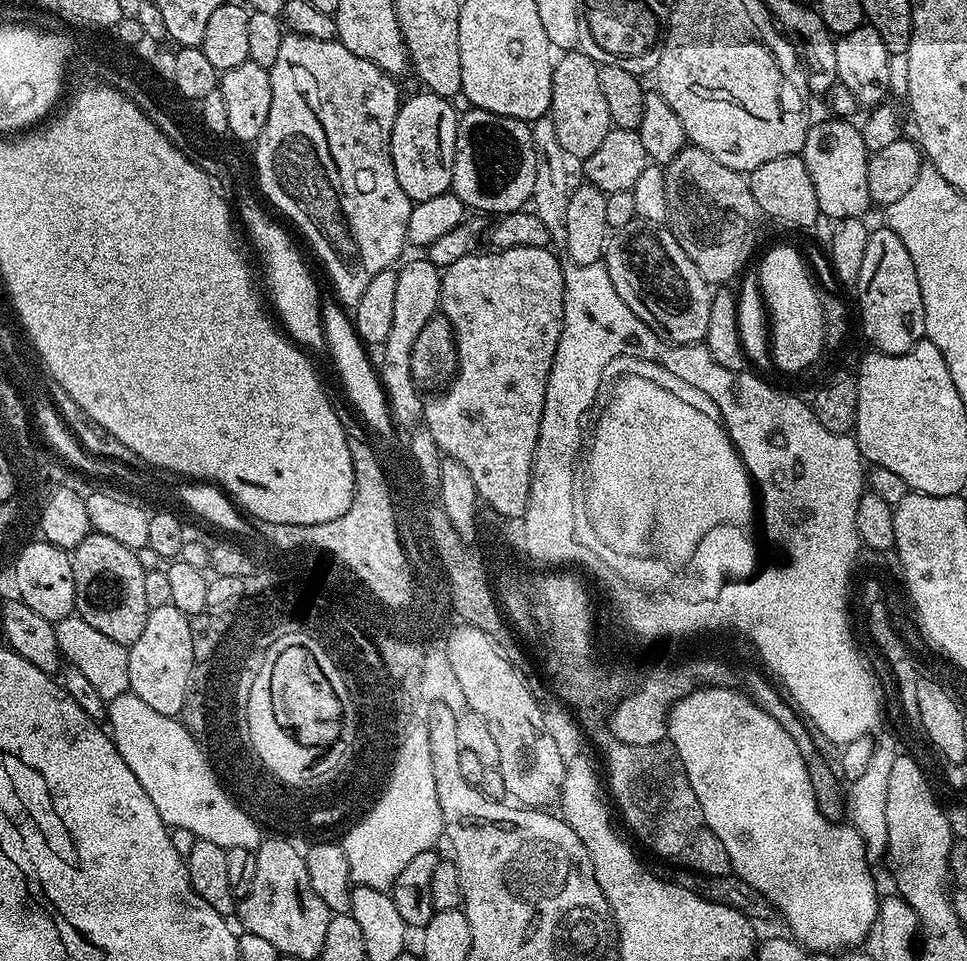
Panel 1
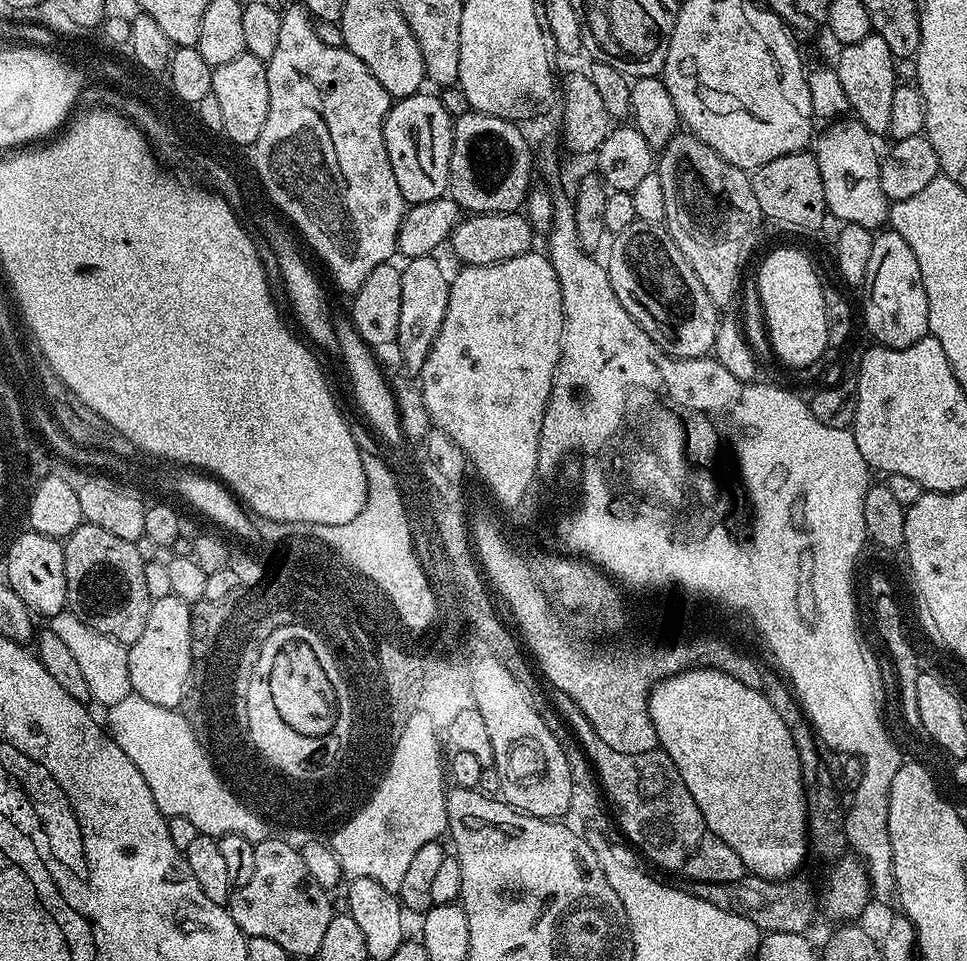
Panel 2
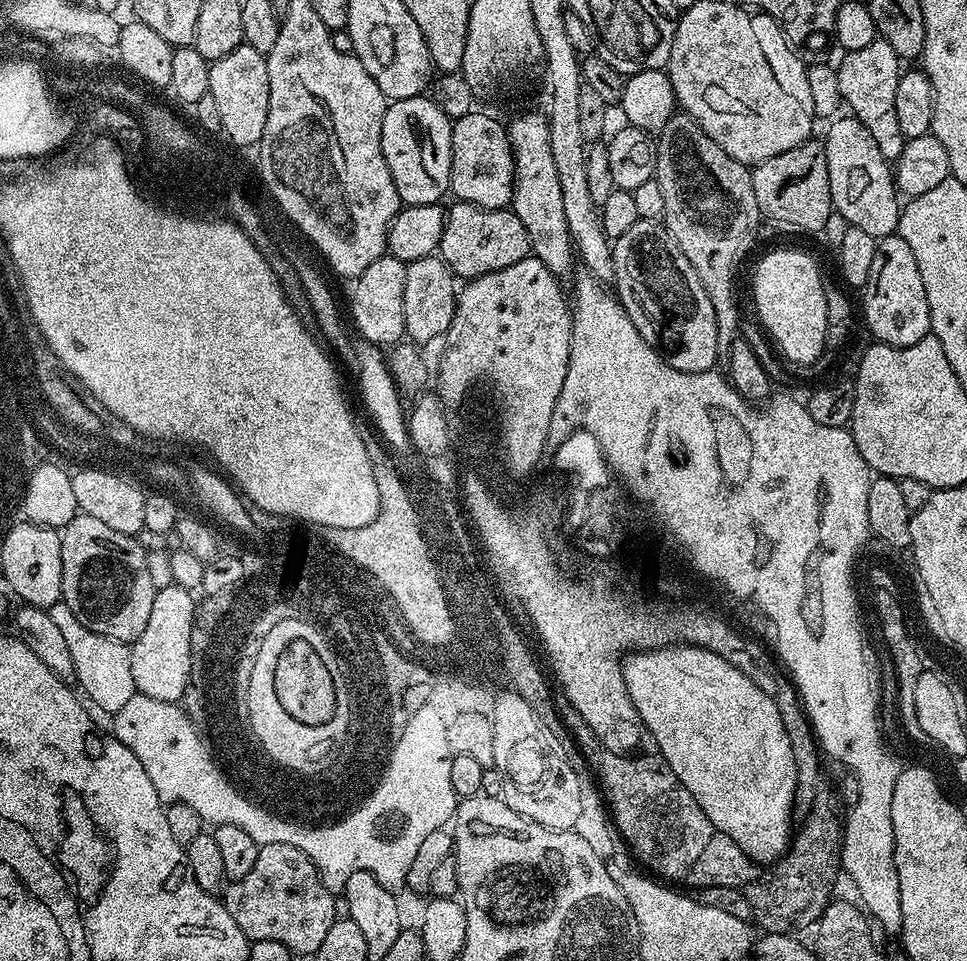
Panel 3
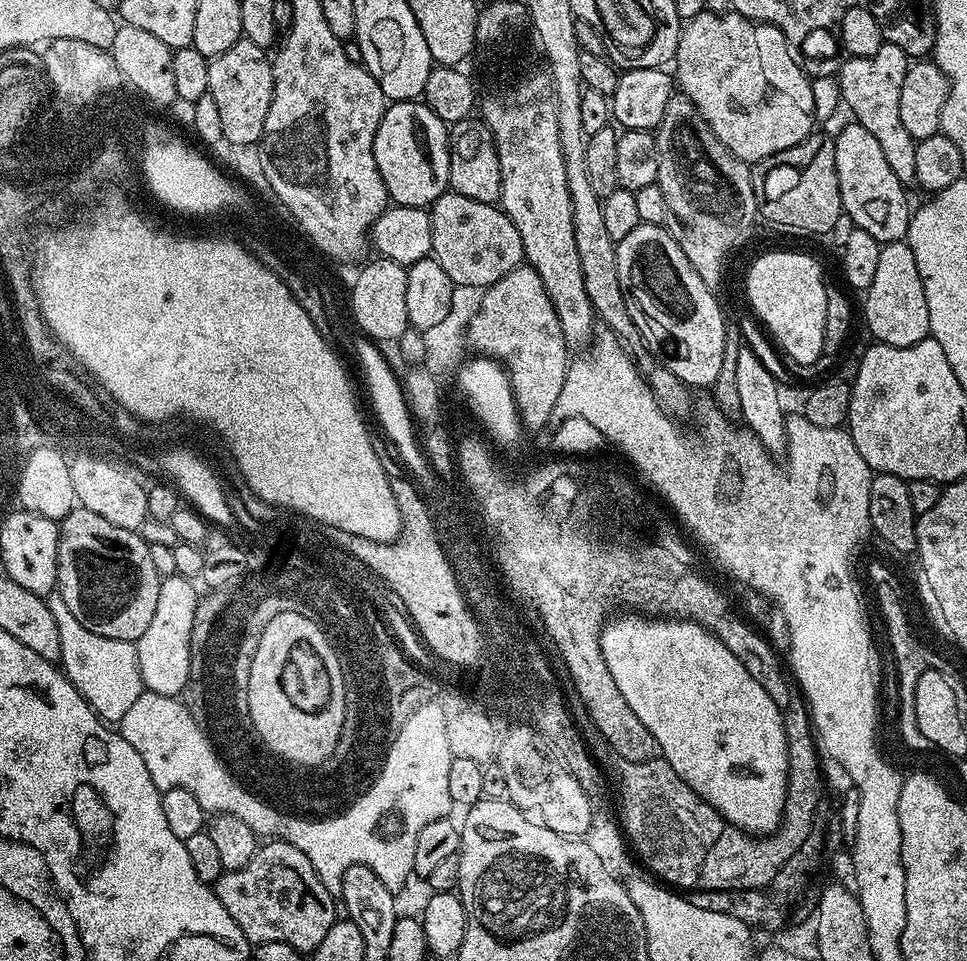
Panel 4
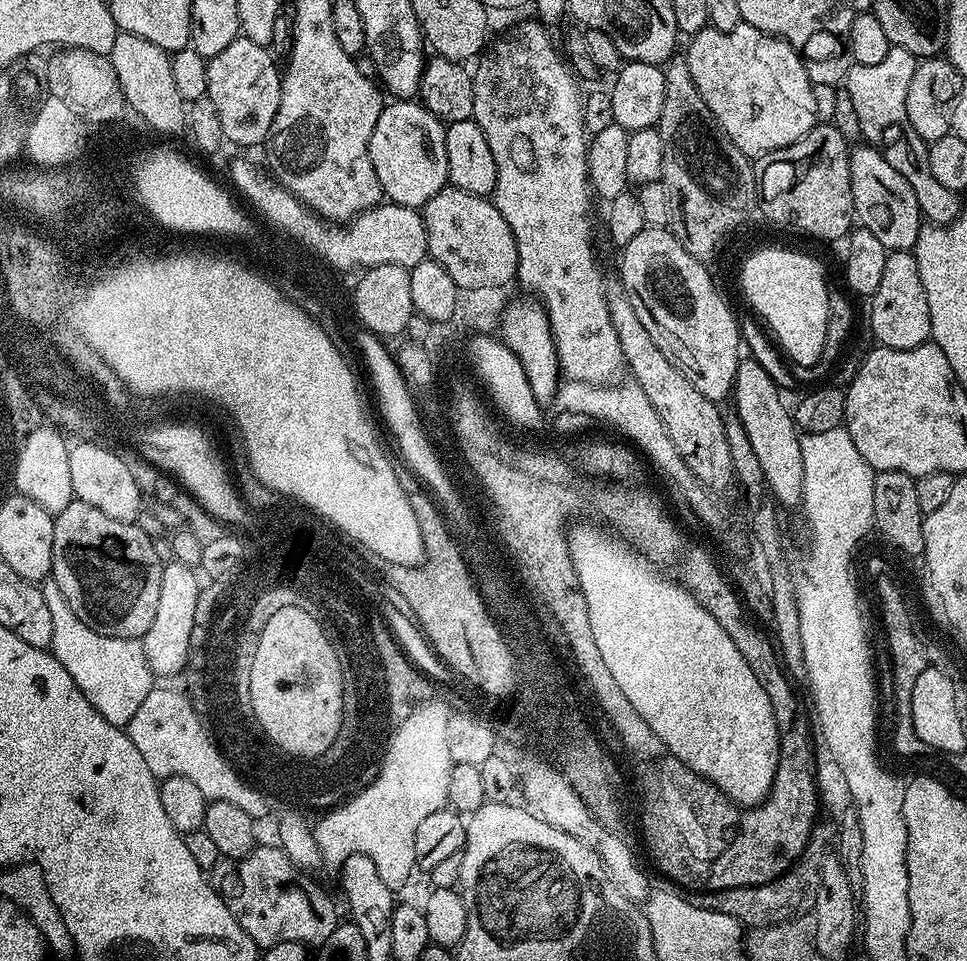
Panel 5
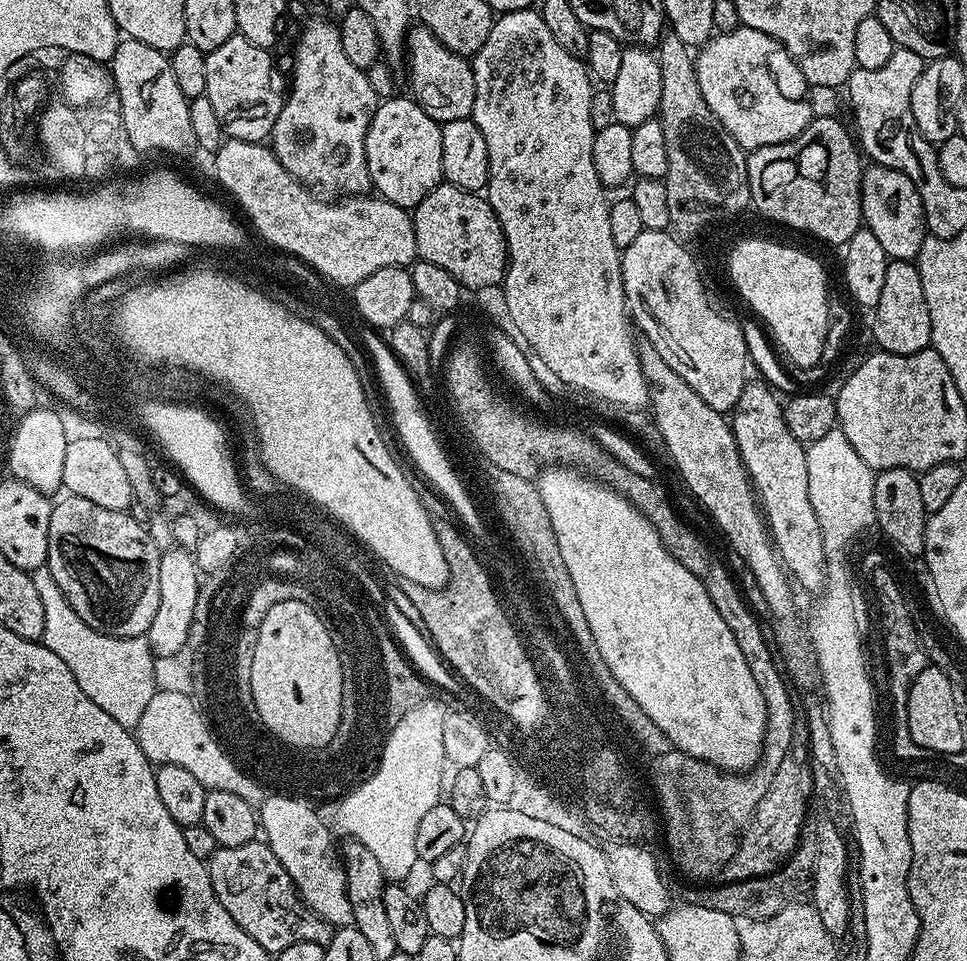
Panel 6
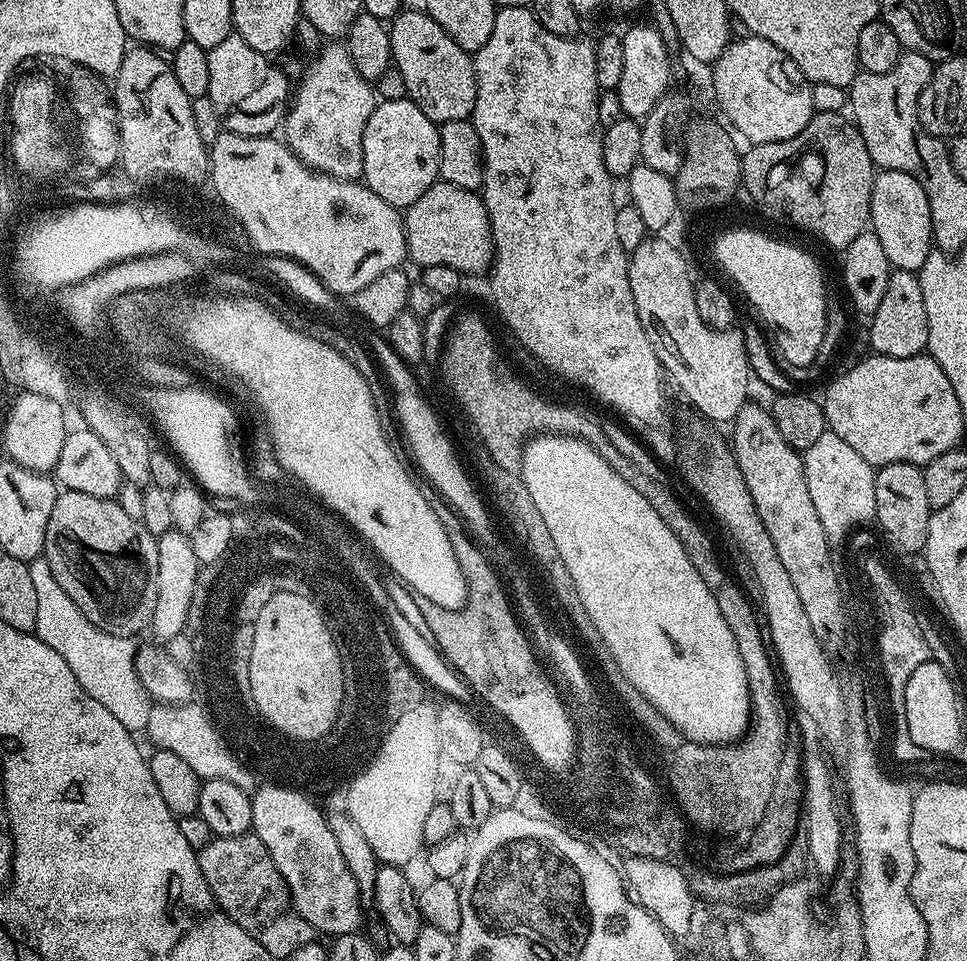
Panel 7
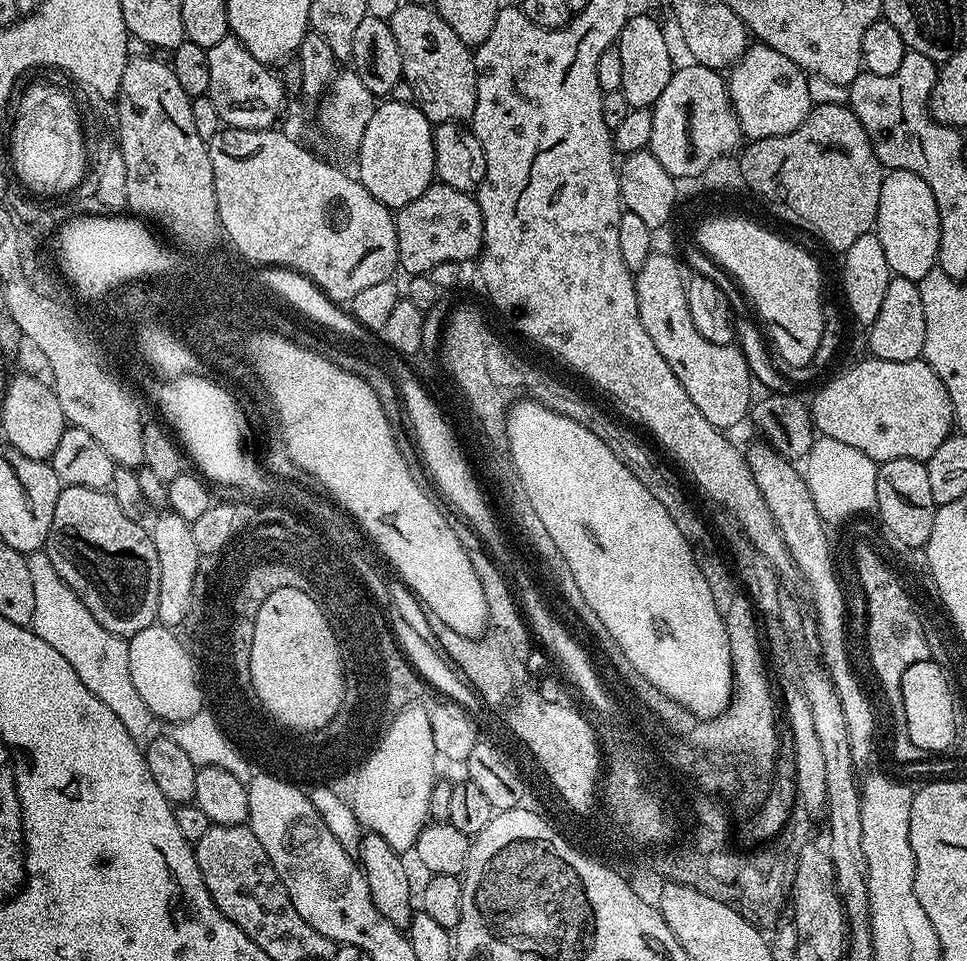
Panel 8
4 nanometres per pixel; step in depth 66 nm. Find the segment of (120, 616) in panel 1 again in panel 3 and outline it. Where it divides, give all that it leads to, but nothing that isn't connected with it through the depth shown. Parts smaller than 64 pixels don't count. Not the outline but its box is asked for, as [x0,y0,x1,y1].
[60,514,157,645]

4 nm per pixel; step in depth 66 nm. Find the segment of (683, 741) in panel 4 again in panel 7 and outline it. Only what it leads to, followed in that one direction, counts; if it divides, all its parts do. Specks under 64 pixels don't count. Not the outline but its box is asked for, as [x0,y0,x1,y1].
[525,440,753,742]

